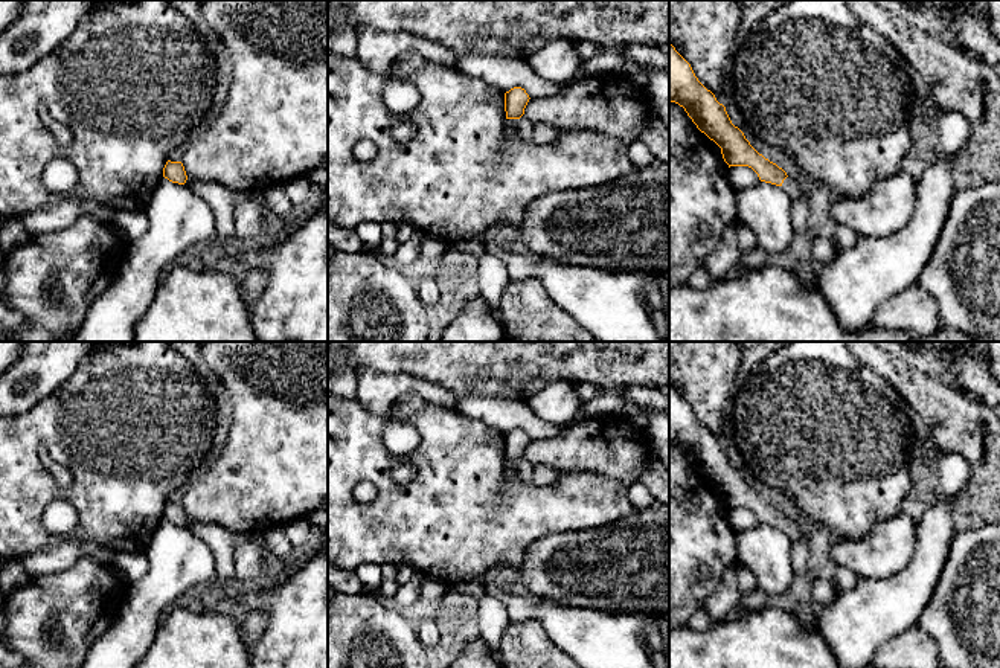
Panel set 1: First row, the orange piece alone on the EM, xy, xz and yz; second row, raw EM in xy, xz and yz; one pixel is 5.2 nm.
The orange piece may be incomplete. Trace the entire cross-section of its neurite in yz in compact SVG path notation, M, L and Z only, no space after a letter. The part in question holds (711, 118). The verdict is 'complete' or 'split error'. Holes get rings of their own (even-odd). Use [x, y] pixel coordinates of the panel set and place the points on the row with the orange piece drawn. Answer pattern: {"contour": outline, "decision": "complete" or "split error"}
{"contour": "M671 43L669 101L683 107L697 128L721 148L729 168L748 166L761 181L780 186L793 200L808 197L803 185L750 145L744 133L732 124L726 107L698 81L691 64Z", "decision": "split error"}

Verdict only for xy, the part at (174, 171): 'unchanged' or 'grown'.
unchanged

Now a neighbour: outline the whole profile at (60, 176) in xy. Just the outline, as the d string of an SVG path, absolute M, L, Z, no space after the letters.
M56 159L46 165L41 178L49 192L64 198L72 195L79 175L73 163Z

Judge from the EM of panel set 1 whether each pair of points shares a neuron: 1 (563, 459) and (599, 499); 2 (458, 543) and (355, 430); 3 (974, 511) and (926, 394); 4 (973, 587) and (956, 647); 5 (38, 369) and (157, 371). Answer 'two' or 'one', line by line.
1: two
2: one
3: one
4: one
5: two

